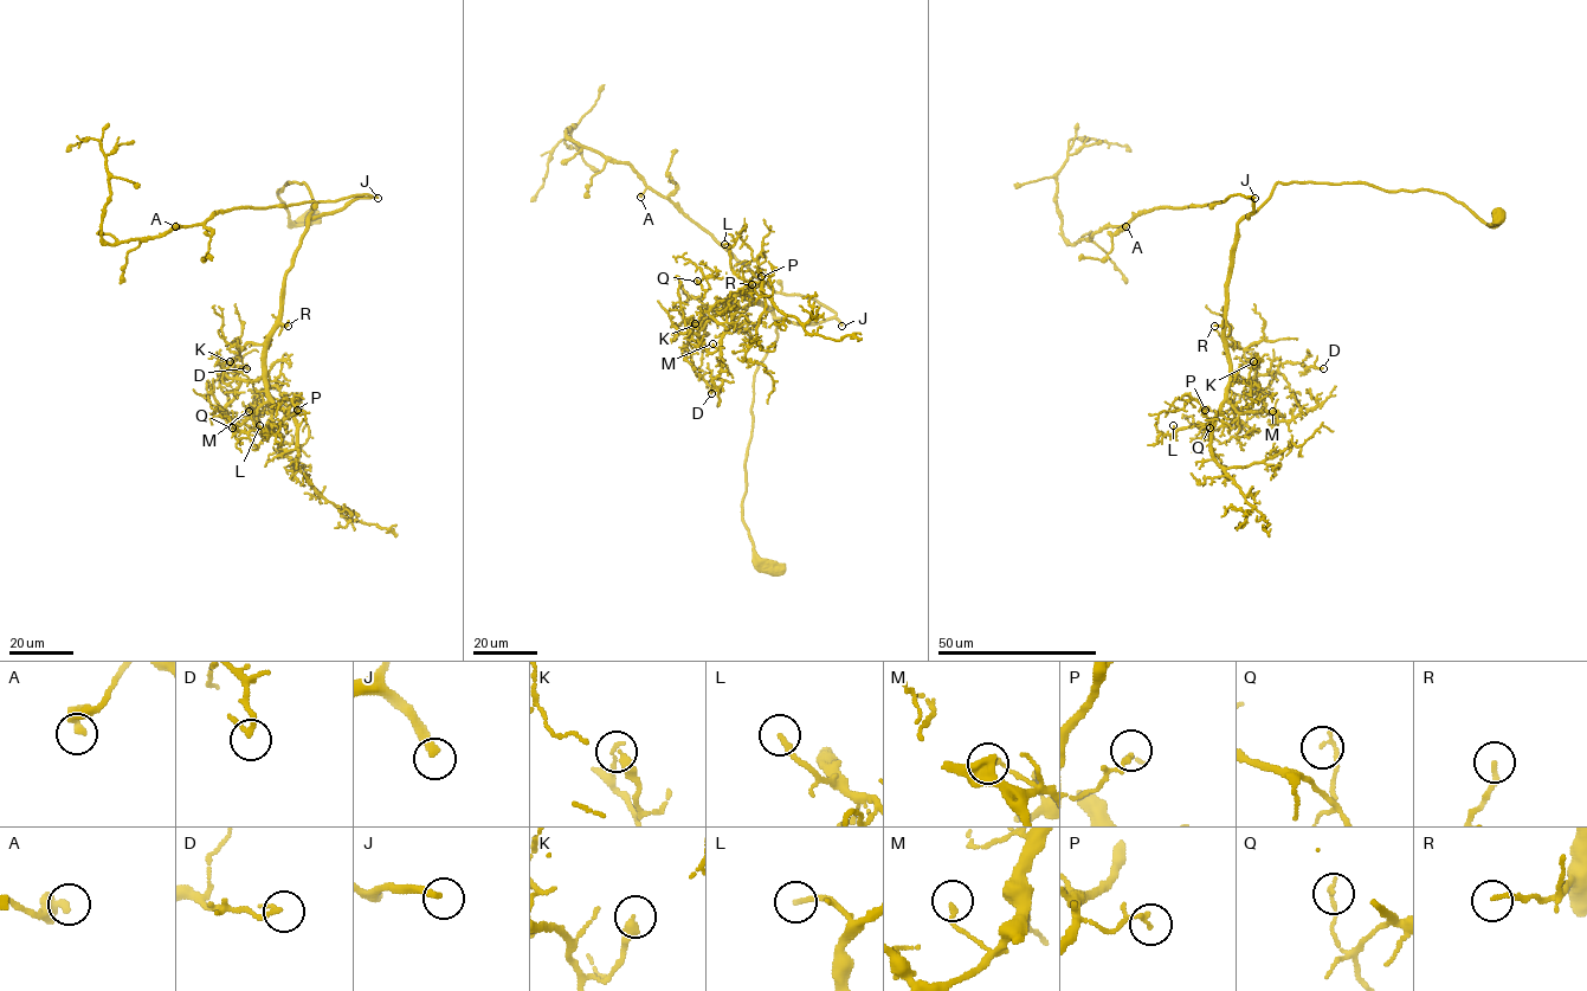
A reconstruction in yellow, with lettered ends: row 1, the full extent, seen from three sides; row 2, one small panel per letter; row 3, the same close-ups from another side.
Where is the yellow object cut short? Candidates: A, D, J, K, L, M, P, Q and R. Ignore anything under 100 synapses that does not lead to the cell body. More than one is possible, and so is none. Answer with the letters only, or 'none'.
J

